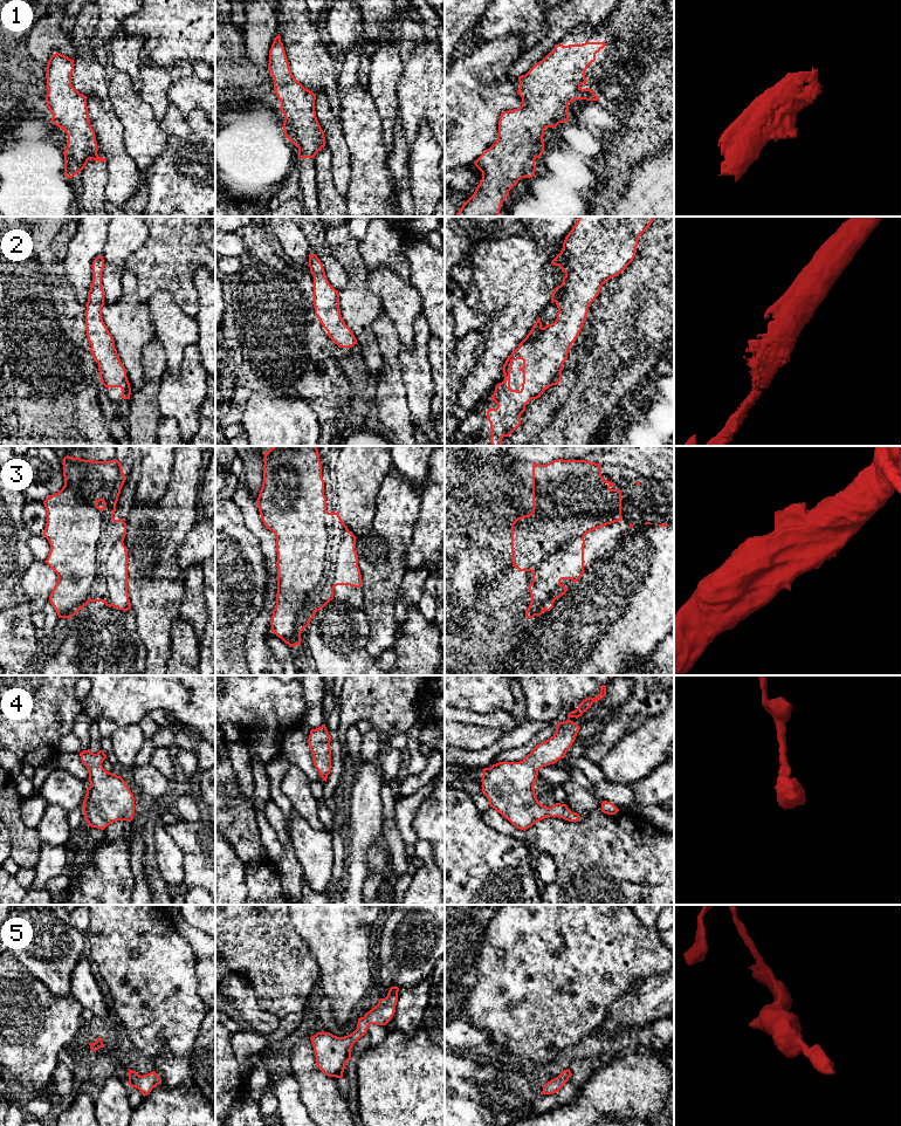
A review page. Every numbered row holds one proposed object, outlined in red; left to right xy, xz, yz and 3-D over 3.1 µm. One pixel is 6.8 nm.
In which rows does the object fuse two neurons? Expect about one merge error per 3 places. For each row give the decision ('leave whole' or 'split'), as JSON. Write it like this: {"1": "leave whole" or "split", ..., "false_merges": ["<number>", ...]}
{"1": "leave whole", "2": "leave whole", "3": "split", "4": "leave whole", "5": "leave whole", "false_merges": ["3"]}

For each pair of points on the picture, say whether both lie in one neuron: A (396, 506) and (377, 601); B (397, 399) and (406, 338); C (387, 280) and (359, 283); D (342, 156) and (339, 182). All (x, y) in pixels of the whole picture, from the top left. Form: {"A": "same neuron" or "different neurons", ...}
{"A": "same neuron", "B": "different neurons", "C": "different neurons", "D": "same neuron"}

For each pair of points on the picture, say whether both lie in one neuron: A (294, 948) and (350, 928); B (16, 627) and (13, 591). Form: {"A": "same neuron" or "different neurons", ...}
{"A": "different neurons", "B": "different neurons"}

